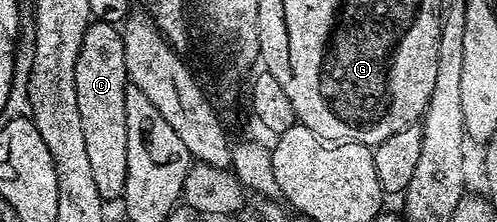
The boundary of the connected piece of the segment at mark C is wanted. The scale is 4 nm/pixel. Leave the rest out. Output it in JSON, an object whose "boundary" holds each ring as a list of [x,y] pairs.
{"boundary":[[[94,20],[80,42],[80,54],[76,58],[76,106],[80,109],[80,123],[84,129],[88,159],[103,201],[117,201],[124,190],[124,178],[128,176],[128,118],[124,114],[124,94],[128,87],[124,42],[121,31],[103,20]]]}

